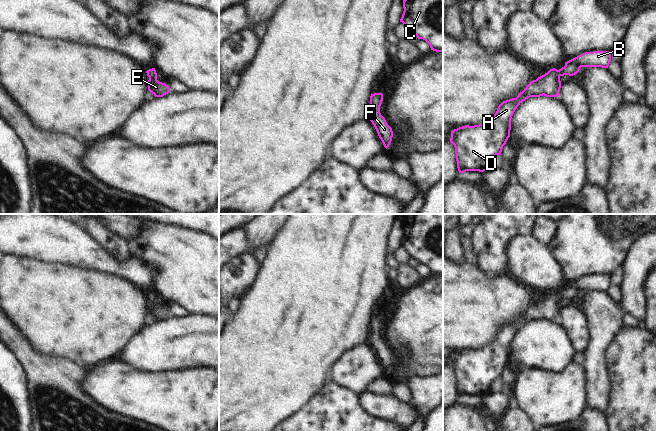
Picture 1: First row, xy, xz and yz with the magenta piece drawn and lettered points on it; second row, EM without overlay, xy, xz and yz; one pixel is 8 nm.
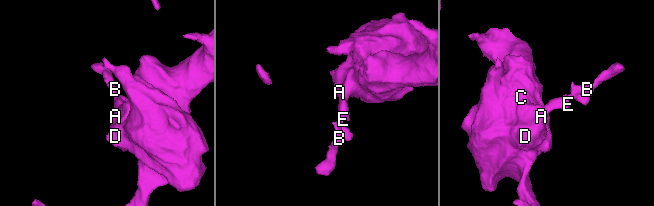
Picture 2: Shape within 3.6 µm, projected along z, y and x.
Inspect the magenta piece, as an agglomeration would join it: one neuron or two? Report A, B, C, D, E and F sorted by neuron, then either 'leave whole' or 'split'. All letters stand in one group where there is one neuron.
groups A B C D E F; leave whole

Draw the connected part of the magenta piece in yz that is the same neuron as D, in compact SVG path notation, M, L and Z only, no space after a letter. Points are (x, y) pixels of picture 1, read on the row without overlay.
M610 275L585 276L565 286L561 293L550 293L531 305L516 322L503 325L489 344L479 349L465 349L451 355L450 366L455 371L459 397L484 396L491 392L492 383L496 379L501 379L503 370L510 361L512 340L523 325L543 319L557 321L561 312L561 300L573 300L581 291L608 292L610 286Z

